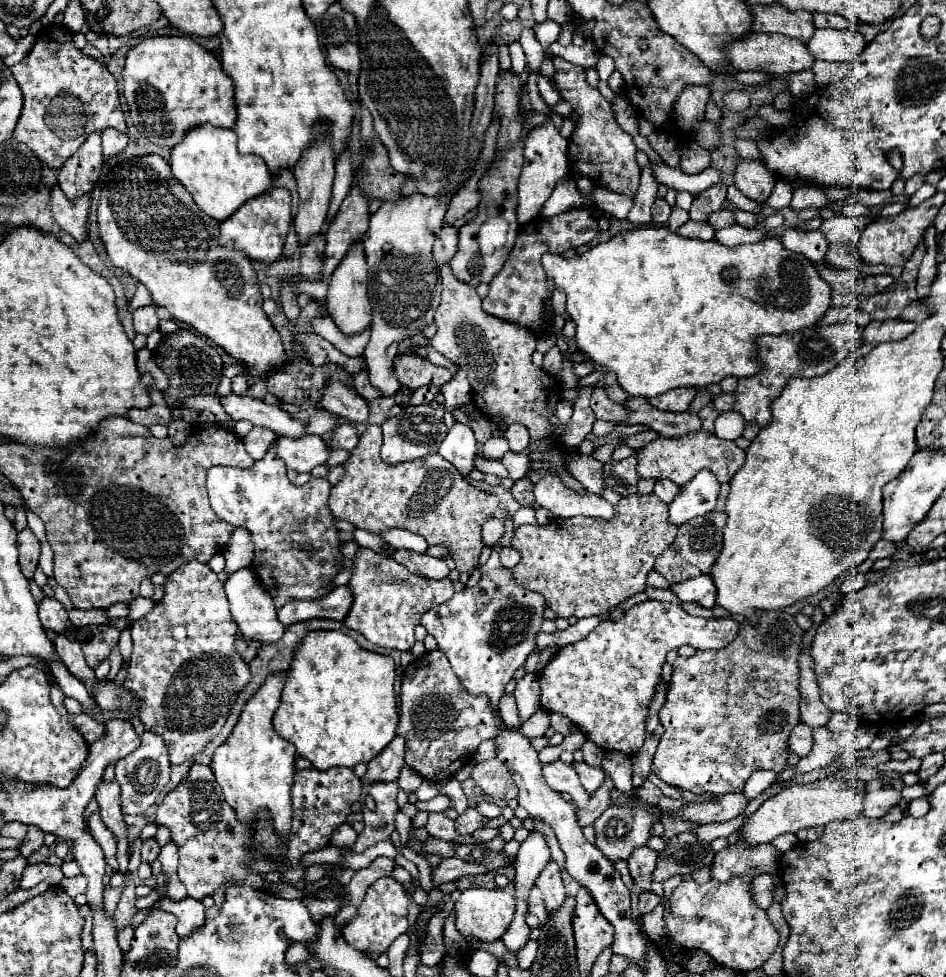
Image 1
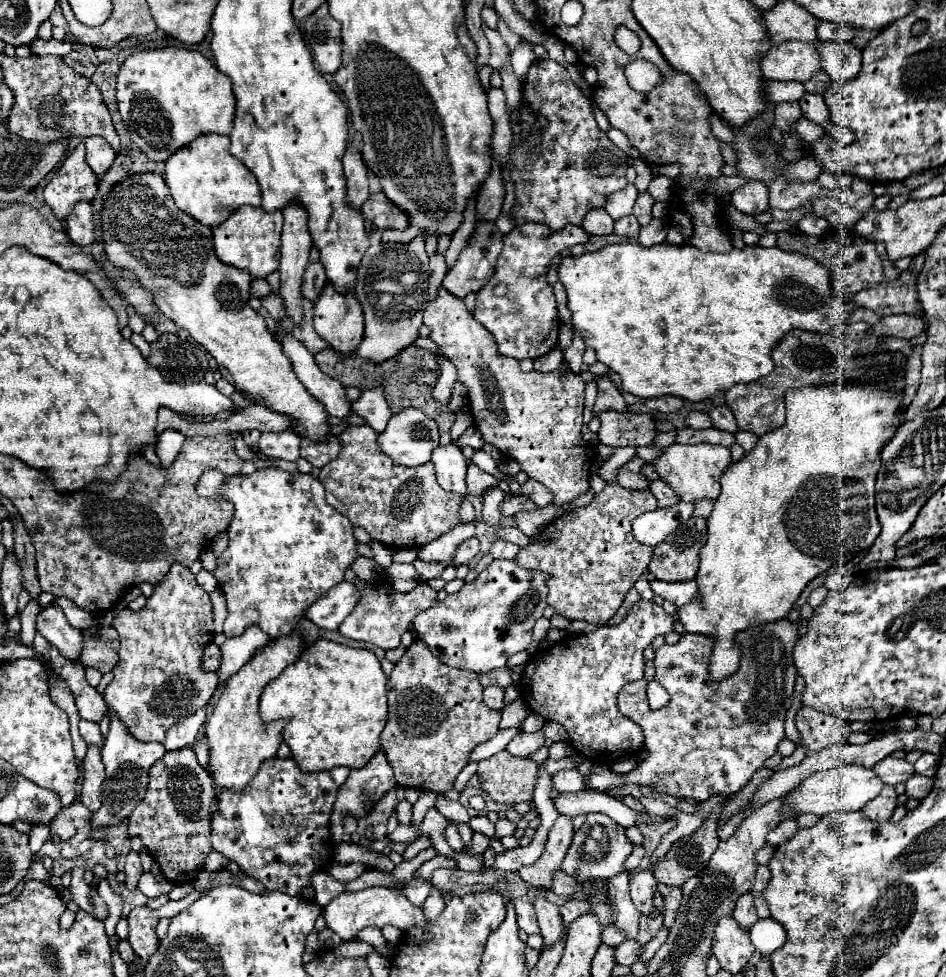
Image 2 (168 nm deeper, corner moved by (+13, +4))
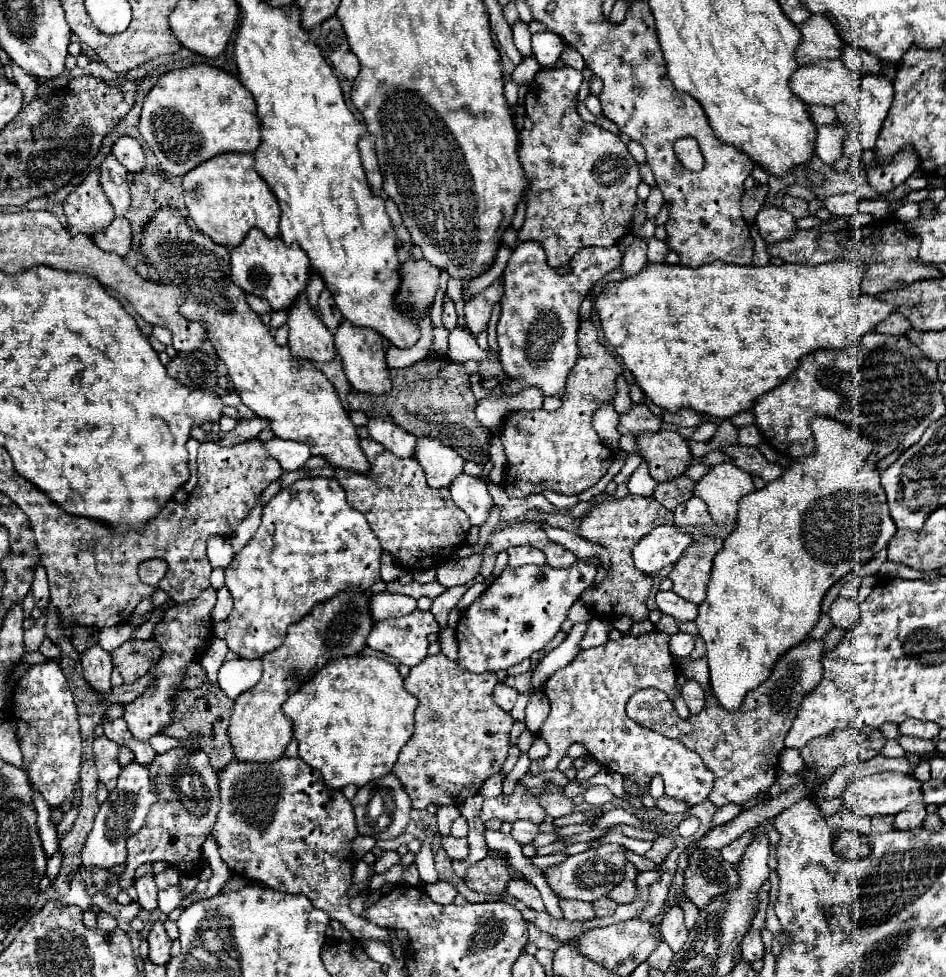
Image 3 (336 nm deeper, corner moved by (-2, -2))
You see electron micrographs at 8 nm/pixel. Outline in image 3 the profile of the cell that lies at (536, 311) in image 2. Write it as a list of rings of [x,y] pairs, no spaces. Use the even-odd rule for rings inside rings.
[[[519,243],[505,267],[505,293],[501,297],[501,317],[497,323],[499,359],[507,381],[501,383],[505,395],[515,395],[527,387],[541,389],[543,397],[563,397],[567,375],[579,359],[577,329],[579,305],[603,275],[621,265],[623,253],[617,247],[585,247],[569,263],[571,273],[559,277],[545,261],[539,243]]]

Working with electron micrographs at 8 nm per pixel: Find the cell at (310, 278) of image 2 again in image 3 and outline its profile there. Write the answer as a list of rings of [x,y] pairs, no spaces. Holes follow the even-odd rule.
[[[323,289],[321,297],[319,297],[319,317],[321,317],[321,321],[323,321],[329,329],[337,329],[337,327],[339,327],[339,321],[343,321],[343,315],[341,315],[339,309],[335,307],[333,295],[331,295],[331,291],[327,291],[327,289]]]

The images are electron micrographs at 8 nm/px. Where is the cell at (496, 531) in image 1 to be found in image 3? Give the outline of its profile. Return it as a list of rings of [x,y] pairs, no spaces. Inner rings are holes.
[[[469,555],[465,559],[457,561],[447,561],[437,569],[437,581],[443,587],[455,587],[455,585],[465,585],[471,579],[479,575],[479,567],[483,563],[481,555]]]

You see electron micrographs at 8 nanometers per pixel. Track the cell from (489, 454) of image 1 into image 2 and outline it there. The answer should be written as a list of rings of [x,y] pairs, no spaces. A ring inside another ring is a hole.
[[[471,463],[467,467],[466,484],[467,490],[471,494],[482,498],[488,488],[496,485],[496,477],[480,470]]]

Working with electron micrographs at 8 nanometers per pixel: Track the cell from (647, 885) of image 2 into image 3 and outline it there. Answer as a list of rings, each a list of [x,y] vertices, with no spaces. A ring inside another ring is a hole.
[[[671,907],[659,925],[661,925],[663,939],[671,947],[671,951],[673,953],[681,951],[681,947],[685,945],[685,941],[689,937],[689,931],[683,923],[683,911],[679,907]]]

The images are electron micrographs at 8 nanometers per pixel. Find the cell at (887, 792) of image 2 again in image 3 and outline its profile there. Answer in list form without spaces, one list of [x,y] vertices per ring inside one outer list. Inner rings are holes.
[[[913,803],[911,807],[907,807],[905,811],[895,815],[895,825],[899,827],[899,831],[921,831],[923,829],[923,821],[927,817],[927,809],[925,803]]]

